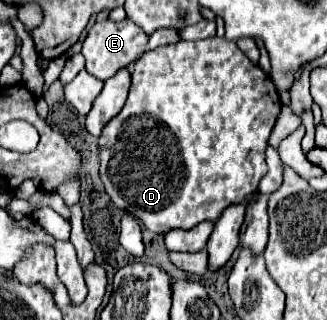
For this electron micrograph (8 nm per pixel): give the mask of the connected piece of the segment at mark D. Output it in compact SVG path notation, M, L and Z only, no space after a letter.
M211 37L205 41L191 41L191 43L179 41L175 45L163 45L153 51L147 51L133 65L131 91L129 91L125 107L121 109L121 113L115 119L111 119L111 123L107 123L107 127L103 129L103 133L99 137L101 181L105 185L105 191L119 209L125 209L127 213L137 217L149 231L153 231L157 235L159 233L165 235L171 229L191 229L201 221L217 221L219 215L223 213L223 209L227 209L233 203L243 203L249 195L253 195L257 191L261 177L267 173L265 149L269 143L271 129L279 117L279 111L281 111L281 101L279 101L279 93L277 93L271 77L267 77L267 73L259 65L251 63L249 57L235 45L235 41Z

